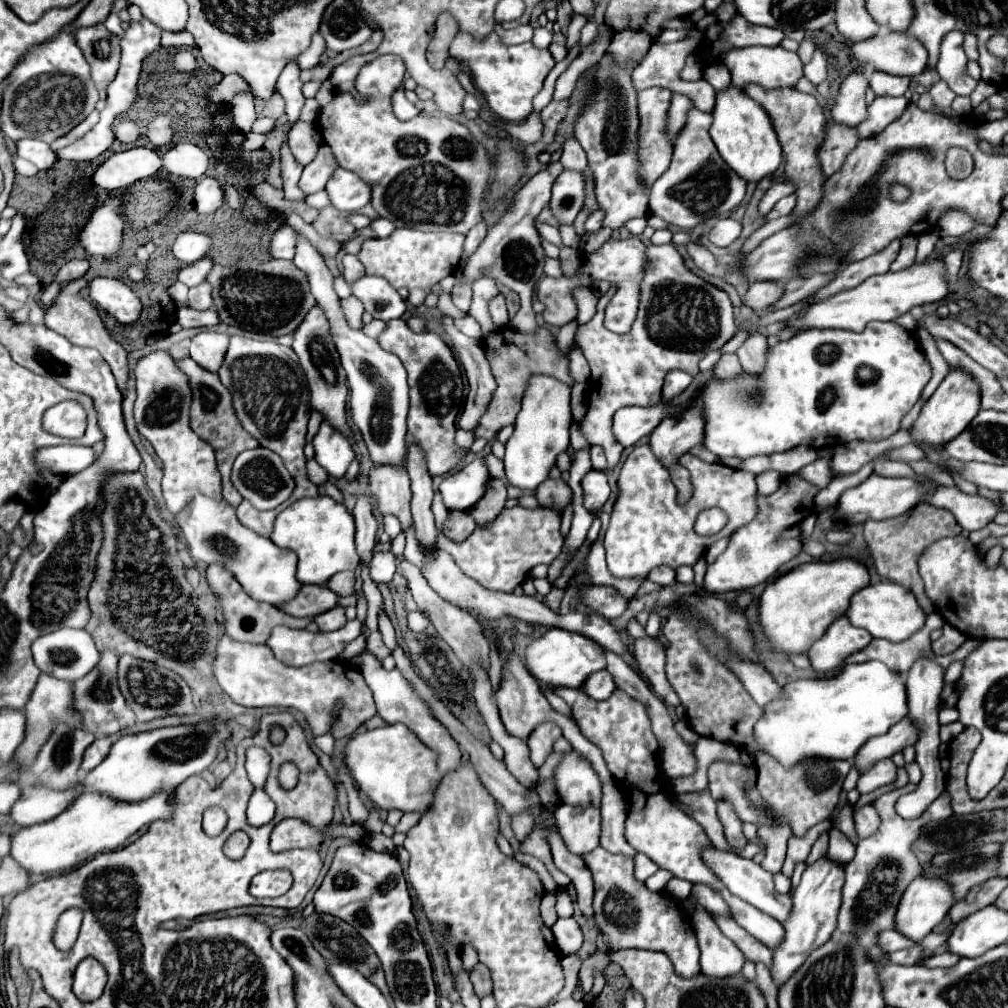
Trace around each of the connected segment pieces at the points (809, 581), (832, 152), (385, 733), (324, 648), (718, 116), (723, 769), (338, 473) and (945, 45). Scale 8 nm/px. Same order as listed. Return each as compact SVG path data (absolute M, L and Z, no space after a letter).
M841 557L835 561L803 563L767 583L759 607L763 631L777 651L805 653L813 641L817 641L817 637L821 637L821 633L847 611L853 593L865 585L869 585L869 569L857 559Z
M829 123L827 137L817 153L825 177L831 177L833 173L837 173L843 167L845 157L857 147L859 141L861 141L861 137L855 127L841 125L841 123Z
M401 723L357 733L345 747L345 761L357 789L363 791L377 809L383 811L397 809L401 813L427 813L433 805L435 789L443 779L437 759L439 755Z
M355 619L355 621L349 621L345 627L337 629L337 631L329 631L329 633L311 633L307 629L291 629L291 627L275 627L267 639L267 645L269 649L273 651L273 655L283 661L285 665L289 667L303 667L303 665L309 665L309 663L315 663L315 661L327 661L327 659L335 659L349 641L353 641L361 631L361 621Z
M729 87L721 93L717 93L711 137L713 137L713 143L719 151L719 155L723 157L723 161L745 181L755 183L767 175L773 175L783 161L781 145L777 141L777 135L773 133L769 115L763 111L763 107L759 107L759 103L755 103L741 89Z
M717 761L709 767L709 789L715 801L729 801L741 821L761 821L761 811L755 809L745 795L745 785L755 783L755 773L747 773L741 765Z
M321 423L321 429L313 439L313 445L315 445L315 461L335 479L341 479L347 473L351 461L355 459L349 441L345 441L341 433L333 433L333 429L329 429L329 425L325 423Z
M949 31L941 41L941 55L935 69L957 95L971 95L977 87L977 81L965 75L965 65L967 57L963 51L963 33Z

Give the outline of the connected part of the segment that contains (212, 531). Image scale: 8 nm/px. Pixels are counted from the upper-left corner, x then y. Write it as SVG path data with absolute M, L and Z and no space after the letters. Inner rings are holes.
M197 493L183 511L177 513L177 523L183 531L183 537L187 541L189 553L193 559L203 561L207 565L221 563L225 569L229 569L245 593L253 597L255 601L265 601L271 605L279 605L285 601L291 601L297 595L297 589L301 583L297 581L297 555L289 549L277 547L271 539L257 535L249 527L241 525L237 519L235 507L227 505L227 501L215 501L211 497L205 497Z

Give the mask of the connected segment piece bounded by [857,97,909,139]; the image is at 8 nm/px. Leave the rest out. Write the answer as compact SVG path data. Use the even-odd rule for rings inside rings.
M875 97L875 101L869 105L869 117L867 121L863 121L857 129L861 133L863 139L877 135L879 131L883 131L891 121L895 121L897 117L901 117L901 113L905 111L905 107L909 105L909 101L905 97Z

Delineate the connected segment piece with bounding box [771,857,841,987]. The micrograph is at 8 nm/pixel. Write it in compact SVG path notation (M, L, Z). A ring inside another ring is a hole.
M821 857L805 869L799 887L793 891L793 909L789 919L783 923L785 937L781 945L773 951L771 977L779 987L795 975L795 971L817 947L829 941L831 933L837 927L837 913L841 907L841 869L837 869L837 865L841 863L835 863L829 857Z

